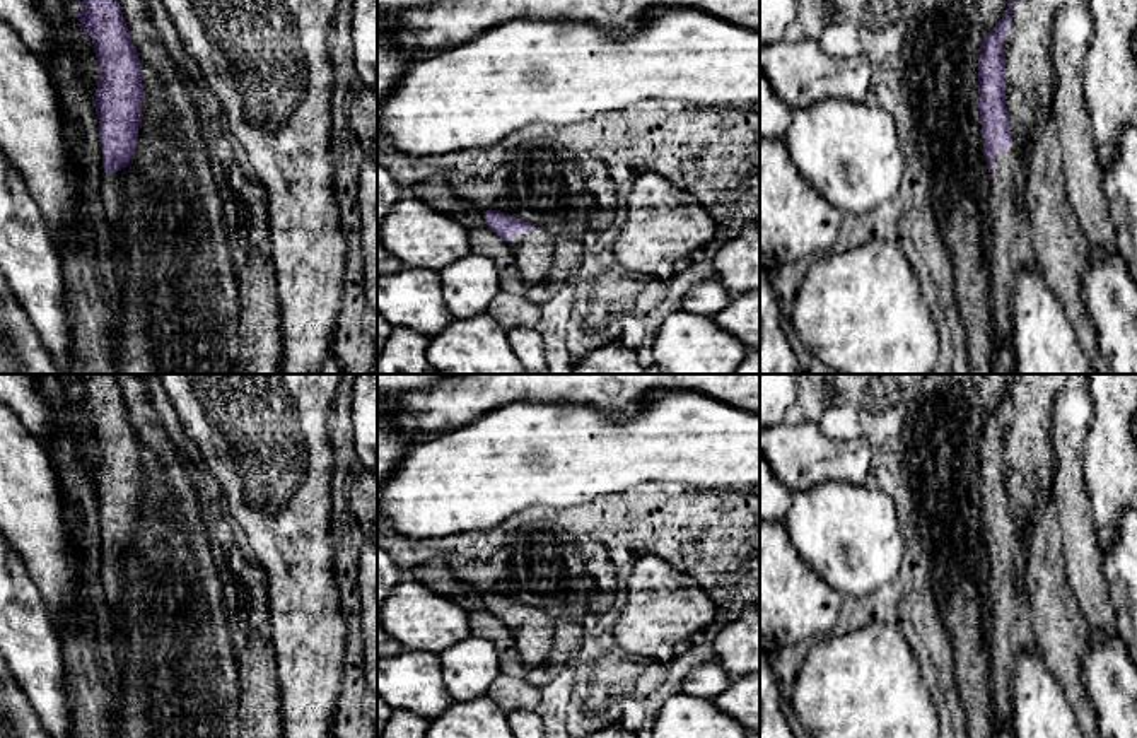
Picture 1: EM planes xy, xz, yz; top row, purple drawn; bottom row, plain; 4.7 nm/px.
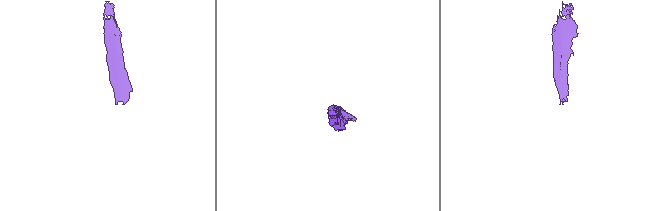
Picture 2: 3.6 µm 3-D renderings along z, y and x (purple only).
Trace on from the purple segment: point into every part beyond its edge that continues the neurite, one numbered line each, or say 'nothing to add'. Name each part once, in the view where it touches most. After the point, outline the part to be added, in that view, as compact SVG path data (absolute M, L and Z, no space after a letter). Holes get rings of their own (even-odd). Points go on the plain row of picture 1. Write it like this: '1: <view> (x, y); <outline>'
1: yz (1030, 463); M1019 374L1019 384L1012 388L1012 401L1002 425L1006 437L1006 489L1009 494L1011 528L992 538L995 552L988 555L988 620L990 620L990 675L994 682L995 716L1012 729L1014 714L1014 670L1021 653L1035 653L1036 634L1029 596L1024 579L1026 543L1023 526L1029 506L1038 502L1052 489L1055 458L1052 442L1052 405L1067 374Z

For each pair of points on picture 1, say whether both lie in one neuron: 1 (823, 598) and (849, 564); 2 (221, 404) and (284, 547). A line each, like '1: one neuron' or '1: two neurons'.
1: two neurons
2: one neuron

